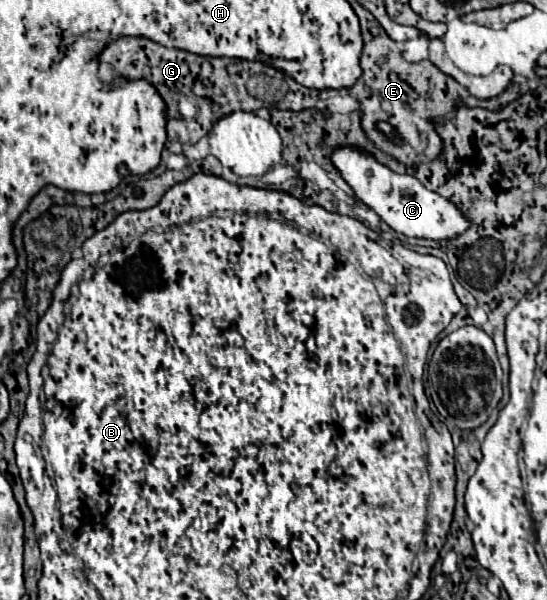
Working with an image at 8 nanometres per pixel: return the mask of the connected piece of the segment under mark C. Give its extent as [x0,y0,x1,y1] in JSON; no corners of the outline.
[331,146,469,240]

